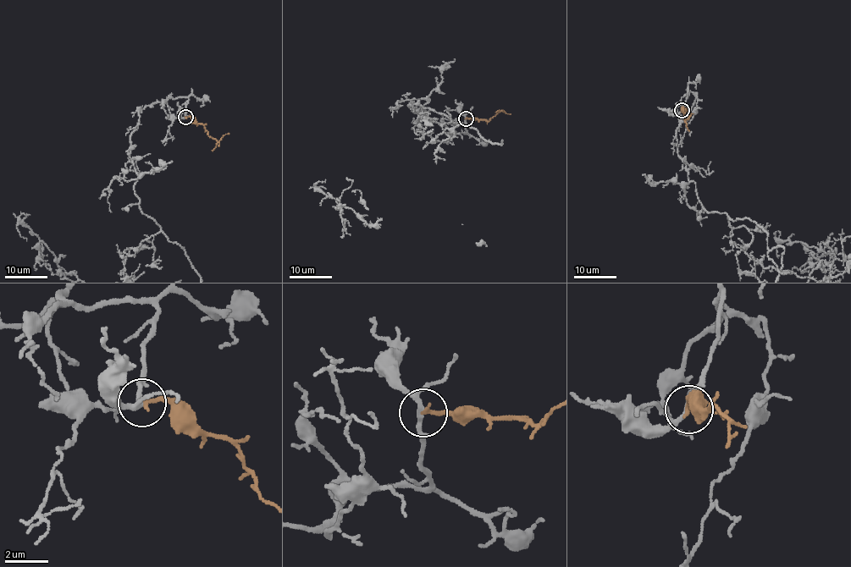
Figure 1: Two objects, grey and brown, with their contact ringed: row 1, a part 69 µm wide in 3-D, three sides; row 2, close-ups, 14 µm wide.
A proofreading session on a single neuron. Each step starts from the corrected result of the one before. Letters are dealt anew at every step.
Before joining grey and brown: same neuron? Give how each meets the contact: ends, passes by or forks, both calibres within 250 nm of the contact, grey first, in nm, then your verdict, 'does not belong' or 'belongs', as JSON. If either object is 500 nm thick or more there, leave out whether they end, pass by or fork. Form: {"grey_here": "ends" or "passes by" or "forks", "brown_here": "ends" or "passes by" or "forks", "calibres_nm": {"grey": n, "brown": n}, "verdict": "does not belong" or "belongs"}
{"grey_here": "forks", "brown_here": "ends", "calibres_nm": {"grey": 180, "brown": 200}, "verdict": "does not belong"}

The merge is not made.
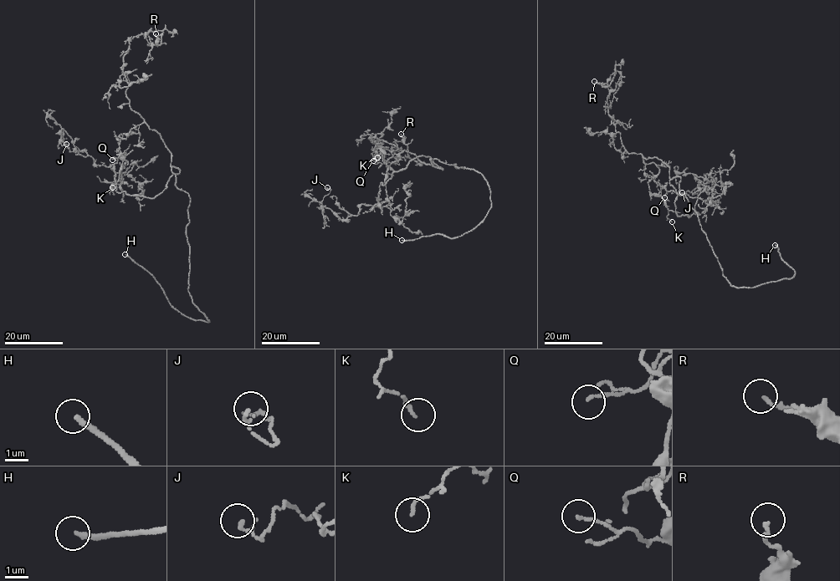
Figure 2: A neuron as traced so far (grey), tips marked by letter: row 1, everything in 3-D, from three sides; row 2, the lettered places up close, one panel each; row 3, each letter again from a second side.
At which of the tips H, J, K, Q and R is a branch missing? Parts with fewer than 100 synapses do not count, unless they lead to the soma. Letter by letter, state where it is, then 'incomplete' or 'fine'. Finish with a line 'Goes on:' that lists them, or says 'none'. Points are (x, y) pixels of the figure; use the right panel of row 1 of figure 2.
H: (775, 245) | incomplete
J: (682, 192) | fine
K: (672, 221) | fine
Q: (664, 197) | fine
R: (594, 81) | fine
Goes on: H

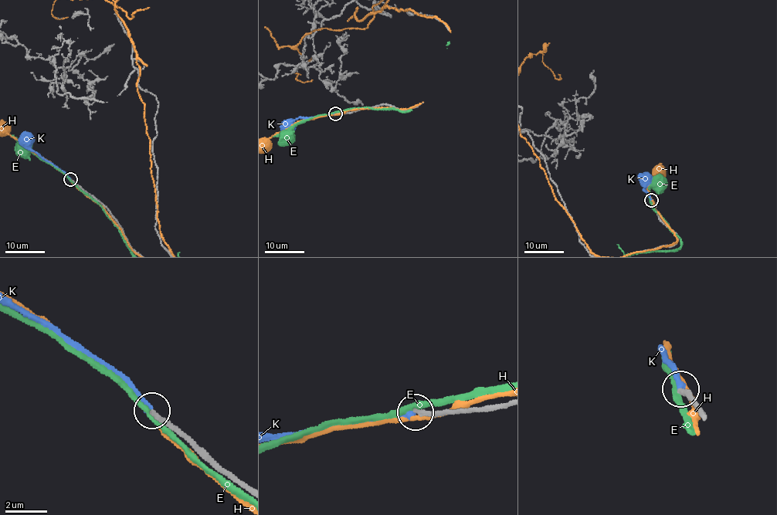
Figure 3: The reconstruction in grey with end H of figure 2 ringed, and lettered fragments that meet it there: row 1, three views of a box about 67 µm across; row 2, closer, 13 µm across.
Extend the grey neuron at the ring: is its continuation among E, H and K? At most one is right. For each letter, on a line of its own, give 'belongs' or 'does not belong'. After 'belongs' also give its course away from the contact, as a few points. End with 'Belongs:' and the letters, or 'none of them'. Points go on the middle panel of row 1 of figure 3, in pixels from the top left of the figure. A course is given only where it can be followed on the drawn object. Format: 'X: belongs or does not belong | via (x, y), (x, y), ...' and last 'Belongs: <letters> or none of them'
E: does not belong
H: does not belong
K: belongs | via (335, 113), (300, 117), (288, 124)
Belongs: K

